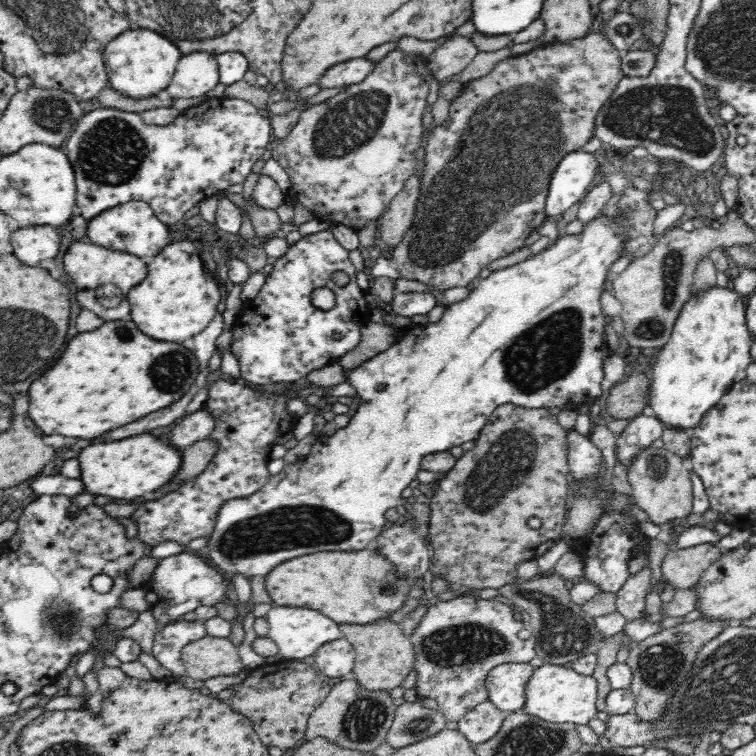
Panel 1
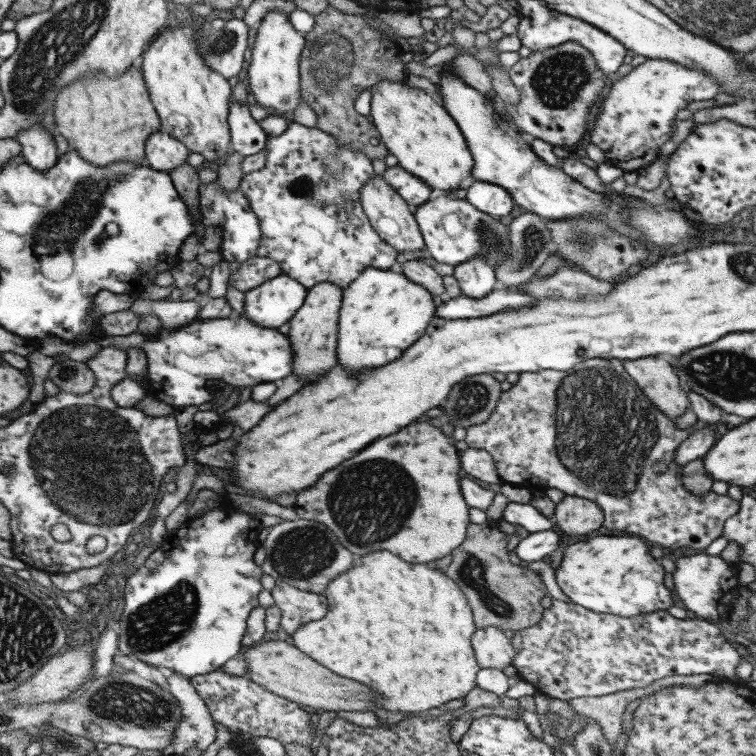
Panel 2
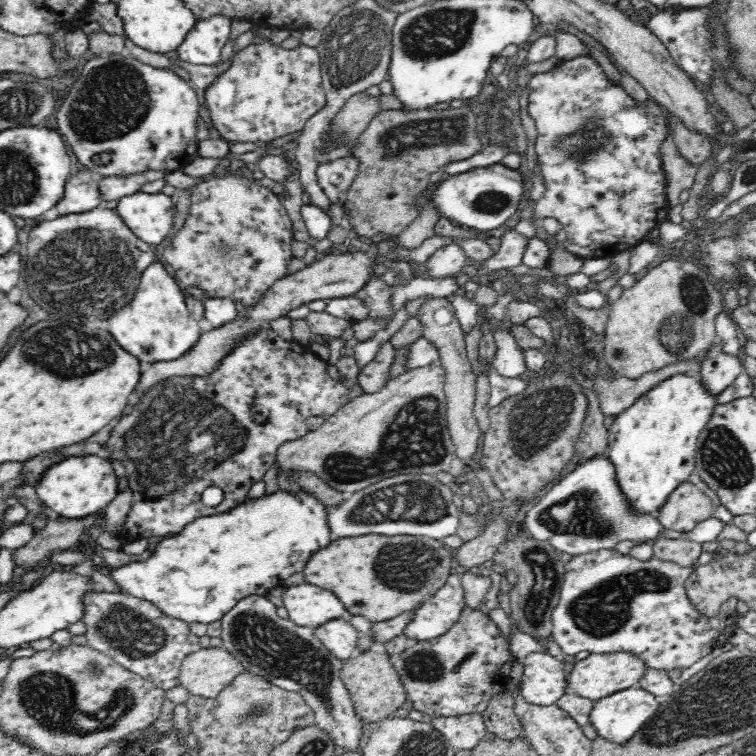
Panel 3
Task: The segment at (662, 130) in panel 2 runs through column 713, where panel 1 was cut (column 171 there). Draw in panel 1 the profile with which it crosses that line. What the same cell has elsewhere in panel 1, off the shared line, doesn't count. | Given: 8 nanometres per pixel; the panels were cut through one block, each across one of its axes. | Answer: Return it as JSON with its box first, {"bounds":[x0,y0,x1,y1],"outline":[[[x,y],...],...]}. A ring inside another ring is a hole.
{"bounds":[164,52,220,98],"outline":[[[193,52],[183,55],[172,75],[172,82],[164,90],[164,97],[172,98],[196,98],[205,95],[214,86],[220,83],[218,61],[212,53]]]}

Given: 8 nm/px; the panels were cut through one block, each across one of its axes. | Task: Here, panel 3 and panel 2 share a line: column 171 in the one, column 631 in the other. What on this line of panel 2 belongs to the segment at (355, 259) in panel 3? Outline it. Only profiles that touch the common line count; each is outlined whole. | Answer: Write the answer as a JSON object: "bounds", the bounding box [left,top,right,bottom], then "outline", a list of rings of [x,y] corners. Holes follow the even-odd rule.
{"bounds":[623,355,689,420],"outline":[[[657,355],[623,361],[623,368],[667,418],[675,420],[689,408],[687,391],[681,387],[673,364]]]}

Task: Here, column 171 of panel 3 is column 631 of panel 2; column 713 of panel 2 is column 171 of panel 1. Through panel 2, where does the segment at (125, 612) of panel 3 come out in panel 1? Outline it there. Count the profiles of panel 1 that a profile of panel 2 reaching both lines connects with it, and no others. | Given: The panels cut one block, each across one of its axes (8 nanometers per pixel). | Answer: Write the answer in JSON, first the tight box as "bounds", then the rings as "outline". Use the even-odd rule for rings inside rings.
{"bounds":[151,618,208,678],"outline":[[[200,618],[194,622],[182,620],[170,622],[154,635],[151,654],[162,668],[172,672],[174,678],[181,677],[187,674],[181,658],[183,648],[206,635],[208,634],[204,621]]]}

